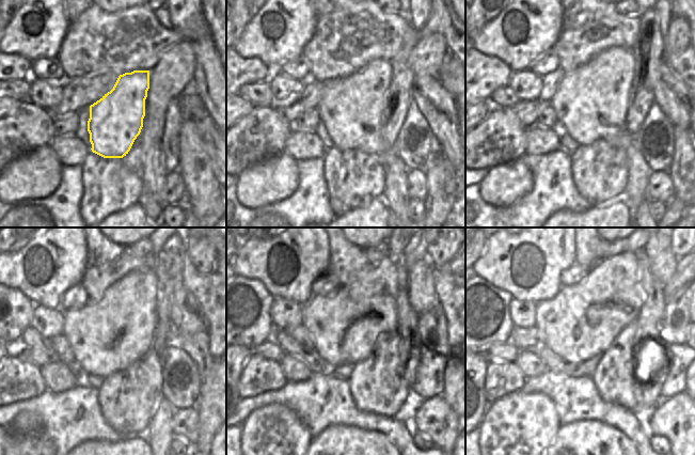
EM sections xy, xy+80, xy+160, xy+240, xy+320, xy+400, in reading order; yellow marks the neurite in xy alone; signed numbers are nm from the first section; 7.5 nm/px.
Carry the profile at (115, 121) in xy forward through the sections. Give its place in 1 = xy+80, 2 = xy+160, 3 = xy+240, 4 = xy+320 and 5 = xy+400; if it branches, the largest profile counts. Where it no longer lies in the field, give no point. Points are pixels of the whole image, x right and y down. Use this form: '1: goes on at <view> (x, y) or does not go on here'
1: goes on at xy+80 (351, 108)
2: goes on at xy+160 (590, 102)
3: goes on at xy+240 (110, 335)
4: goes on at xy+320 (346, 326)
5: goes on at xy+400 (582, 320)

